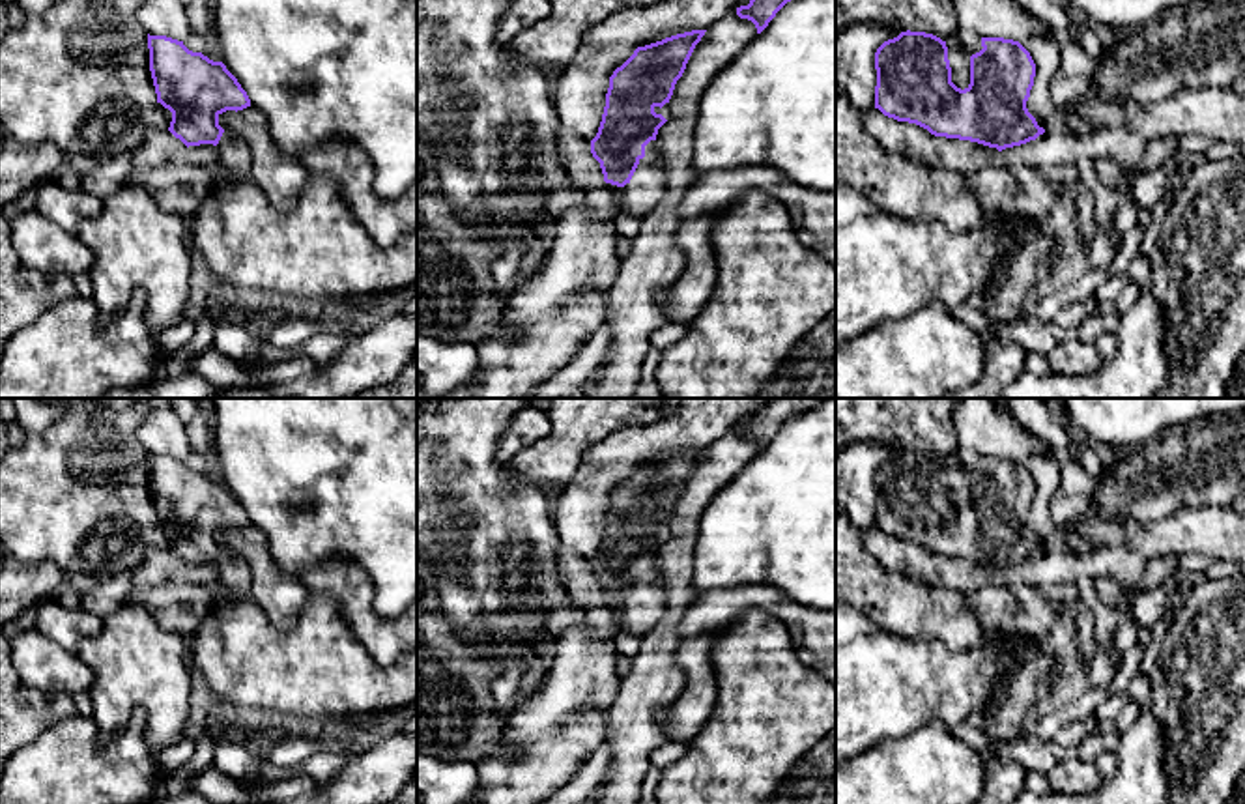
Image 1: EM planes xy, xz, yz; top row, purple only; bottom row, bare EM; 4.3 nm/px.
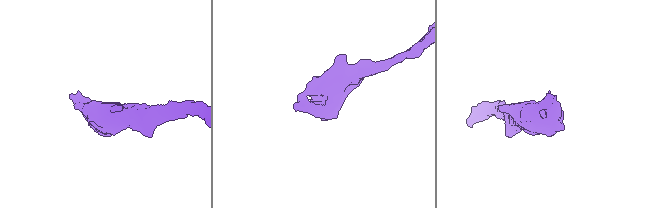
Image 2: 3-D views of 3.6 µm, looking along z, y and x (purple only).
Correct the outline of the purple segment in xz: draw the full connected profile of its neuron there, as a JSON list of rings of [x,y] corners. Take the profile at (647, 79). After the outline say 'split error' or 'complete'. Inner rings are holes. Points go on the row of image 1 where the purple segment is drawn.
[[[692,30],[637,47],[609,77],[591,153],[600,163],[604,181],[621,189],[624,213],[643,219],[665,194],[656,135],[671,118],[675,84],[705,32]]]; split error

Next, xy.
[[[148,34],[148,49],[157,103],[172,112],[168,131],[187,148],[217,146],[224,133],[219,116],[250,107],[247,92],[222,62],[189,50],[183,41]]]; complete

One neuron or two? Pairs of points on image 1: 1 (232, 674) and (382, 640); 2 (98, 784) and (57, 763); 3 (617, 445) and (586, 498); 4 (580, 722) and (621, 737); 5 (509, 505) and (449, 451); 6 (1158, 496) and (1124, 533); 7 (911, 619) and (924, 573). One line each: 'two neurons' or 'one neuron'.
1: one neuron
2: one neuron
3: one neuron
4: two neurons
5: one neuron
6: two neurons
7: two neurons

